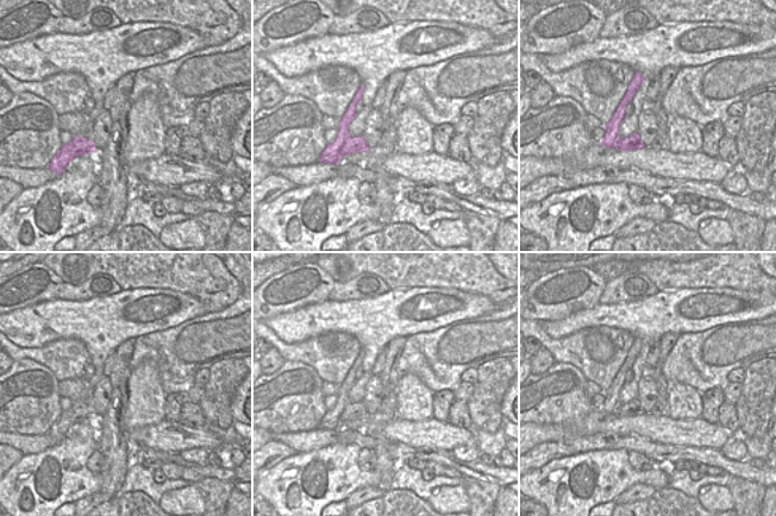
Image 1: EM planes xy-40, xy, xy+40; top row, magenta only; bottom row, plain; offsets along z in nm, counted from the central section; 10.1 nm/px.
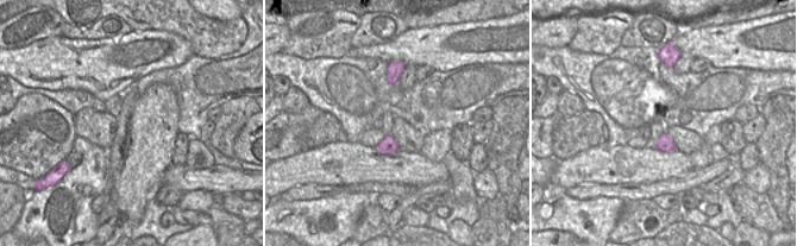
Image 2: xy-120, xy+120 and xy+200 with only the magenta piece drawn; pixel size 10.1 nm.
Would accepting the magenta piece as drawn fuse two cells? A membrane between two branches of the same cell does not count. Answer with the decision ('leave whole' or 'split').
split

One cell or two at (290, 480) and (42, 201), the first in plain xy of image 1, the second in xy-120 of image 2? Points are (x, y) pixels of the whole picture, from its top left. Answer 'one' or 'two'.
one

